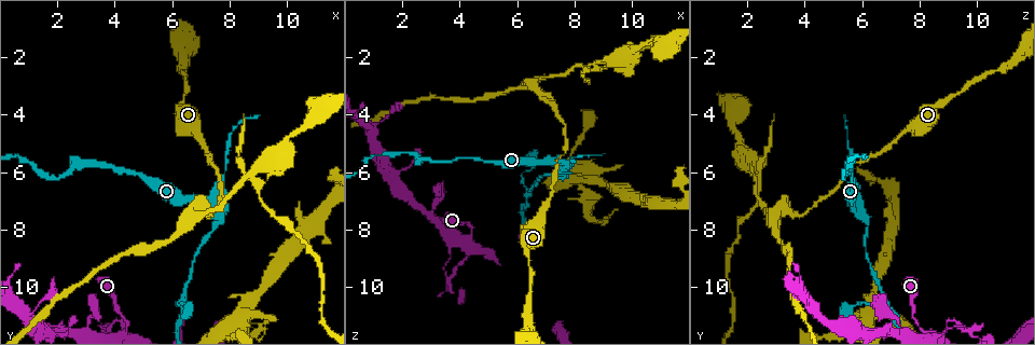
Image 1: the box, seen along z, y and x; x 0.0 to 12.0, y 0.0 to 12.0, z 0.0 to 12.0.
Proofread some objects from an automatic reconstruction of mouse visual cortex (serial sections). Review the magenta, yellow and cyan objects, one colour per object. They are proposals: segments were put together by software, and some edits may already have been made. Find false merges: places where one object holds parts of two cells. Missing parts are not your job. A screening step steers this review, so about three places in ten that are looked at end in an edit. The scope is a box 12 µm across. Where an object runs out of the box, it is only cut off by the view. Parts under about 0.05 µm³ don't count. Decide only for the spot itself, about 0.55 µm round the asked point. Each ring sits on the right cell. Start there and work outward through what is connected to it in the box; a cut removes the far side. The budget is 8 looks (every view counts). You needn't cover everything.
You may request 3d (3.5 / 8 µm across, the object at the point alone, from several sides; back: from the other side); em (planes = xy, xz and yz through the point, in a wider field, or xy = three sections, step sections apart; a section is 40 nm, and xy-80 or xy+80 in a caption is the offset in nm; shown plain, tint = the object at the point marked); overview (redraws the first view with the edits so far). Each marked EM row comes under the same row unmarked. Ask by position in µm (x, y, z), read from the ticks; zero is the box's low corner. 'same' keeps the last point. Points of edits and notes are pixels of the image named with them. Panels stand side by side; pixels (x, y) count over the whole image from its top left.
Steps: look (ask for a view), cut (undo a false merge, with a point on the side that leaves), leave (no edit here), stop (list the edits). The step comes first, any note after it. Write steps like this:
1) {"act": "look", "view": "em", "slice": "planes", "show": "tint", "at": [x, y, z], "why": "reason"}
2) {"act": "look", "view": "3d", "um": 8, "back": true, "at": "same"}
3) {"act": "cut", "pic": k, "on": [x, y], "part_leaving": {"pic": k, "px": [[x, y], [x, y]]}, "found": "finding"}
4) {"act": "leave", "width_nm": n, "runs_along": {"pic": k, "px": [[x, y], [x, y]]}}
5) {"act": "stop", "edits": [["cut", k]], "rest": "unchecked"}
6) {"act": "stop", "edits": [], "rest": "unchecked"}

{"act": "look", "view": "3d", "um": 3.5, "at": [3.2, 10.7, 6.7], "why": "abrupt turn"}

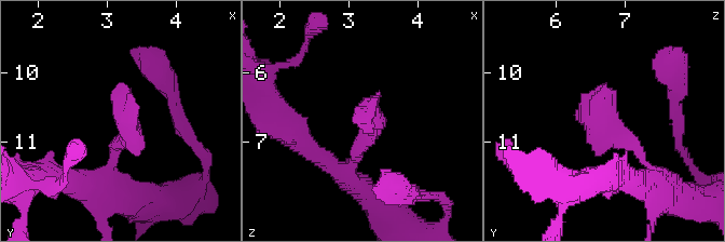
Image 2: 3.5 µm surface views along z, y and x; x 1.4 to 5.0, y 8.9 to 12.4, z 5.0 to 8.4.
{"act": "look", "view": "em", "slice": "xy", "step": 2, "show": "tint", "at": [3.30, 10.70, 6.65], "why": "now the EM"}

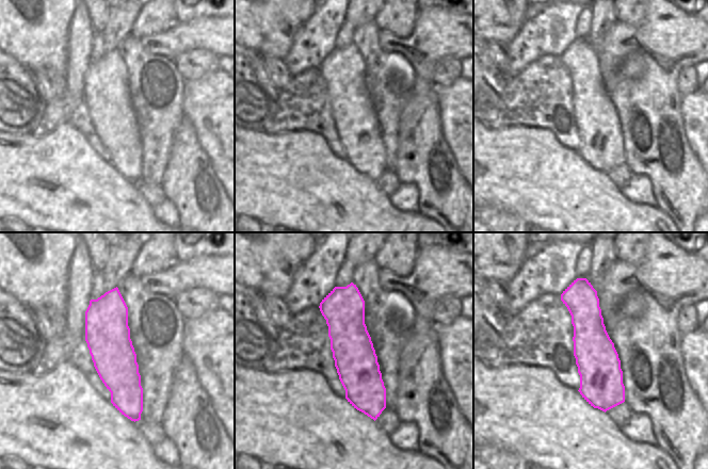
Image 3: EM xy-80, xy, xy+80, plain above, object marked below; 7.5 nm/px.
{"act": "leave", "runs_along": {"pic": 2, "px": [[647, 165], [601, 122], [606, 93]]}, "found": "all the same cell"}

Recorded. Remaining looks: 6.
{"act": "look", "view": "3d", "um": 3.5, "at": [4.0, 11.1, 9.0], "why": "sharp bend"}

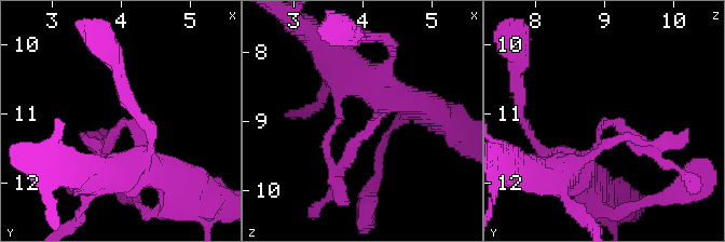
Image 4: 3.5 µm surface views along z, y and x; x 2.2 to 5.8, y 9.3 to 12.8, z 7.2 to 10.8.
{"act": "look", "view": "em", "slice": "xy", "step": 2, "show": "tint", "at": [4.10, 11.15, 9.15], "arm_widths_nm": [200, 400], "why": "now the EM"}

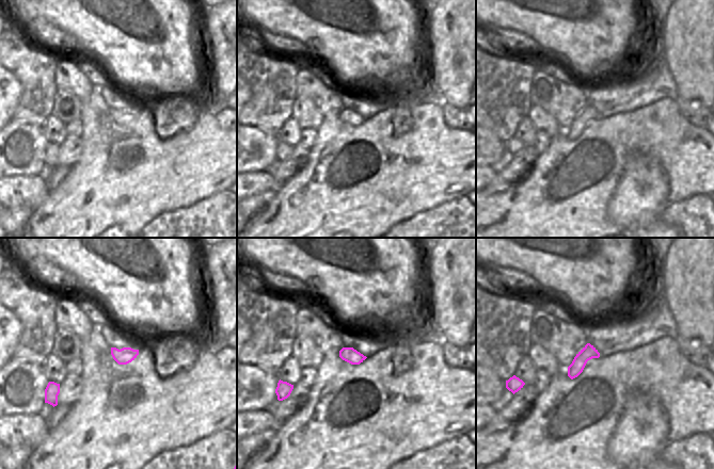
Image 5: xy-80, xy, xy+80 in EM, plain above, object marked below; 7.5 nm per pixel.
{"act": "leave", "width_nm": 120, "runs_along": {"pic": 4, "px": [[372, 80], [390, 108], [336, 177]]}, "found": "all the same cell"}

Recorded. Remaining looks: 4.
{"act": "look", "view": "3d", "um": 3.5, "at": [7.3, 7.1, 5.6], "why": "abrupt turn"}

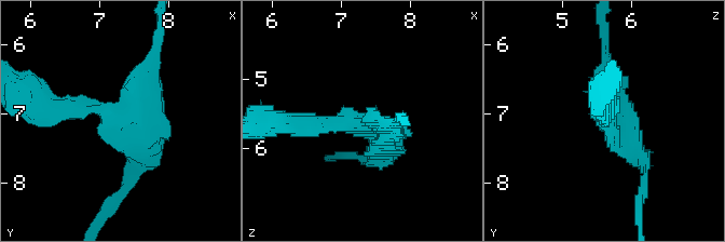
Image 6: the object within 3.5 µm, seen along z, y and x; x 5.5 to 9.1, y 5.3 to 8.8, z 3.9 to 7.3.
{"act": "cut", "pic": 6, "on": [130, 116], "part_leaving": {"pic": 6, "px": [[85, 109], [135, 129], [141, 169]]}, "found": "a second cell is stuck on"}

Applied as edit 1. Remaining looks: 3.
{"act": "look", "view": "overview"}

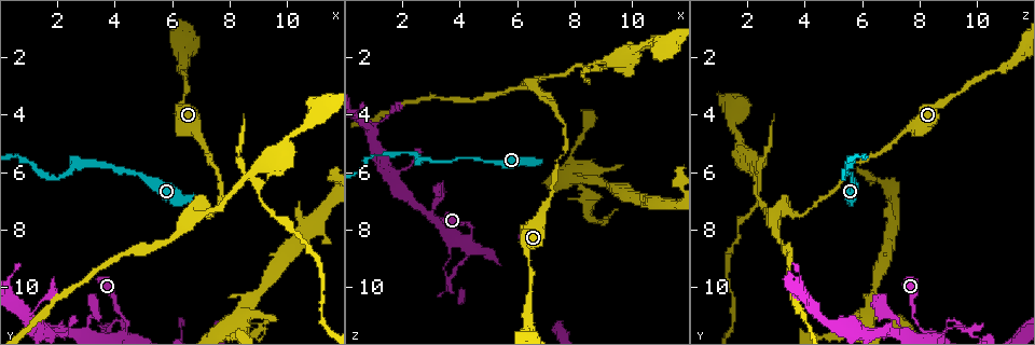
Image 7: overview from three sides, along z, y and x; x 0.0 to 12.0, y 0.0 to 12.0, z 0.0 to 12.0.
{"act": "look", "view": "3d", "um": 3.5, "at": [3.3, 5.8, 5.7], "why": "narrows sharply"}

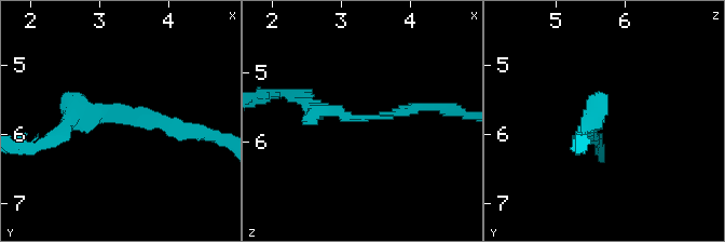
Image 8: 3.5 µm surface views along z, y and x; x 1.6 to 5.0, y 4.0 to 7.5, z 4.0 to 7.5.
{"act": "look", "view": "em", "slice": "xy", "step": 1, "show": "tint", "at": [3.40, 5.75, 5.70], "arm_widths_nm": [150, 200]}

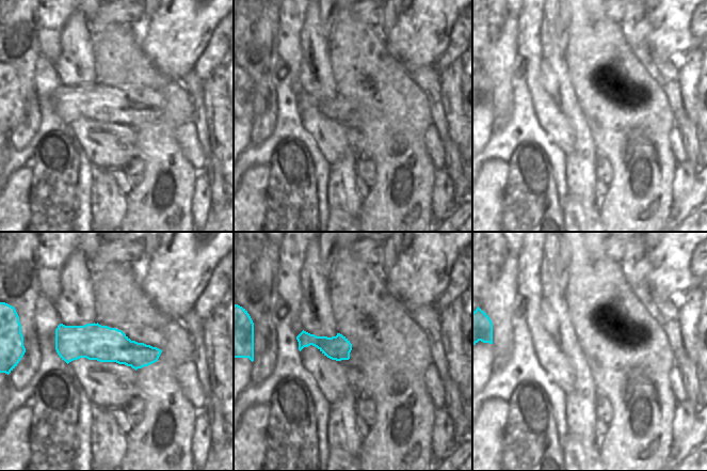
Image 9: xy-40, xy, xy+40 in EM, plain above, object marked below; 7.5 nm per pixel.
{"act": "leave", "runs_along": {"pic": 9, "px": [[58, 331], [71, 342], [158, 351]]}, "found": "all the same cell"}

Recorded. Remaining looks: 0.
{"act": "stop", "edits": [["cut", 6]], "rest": "unchecked"}

